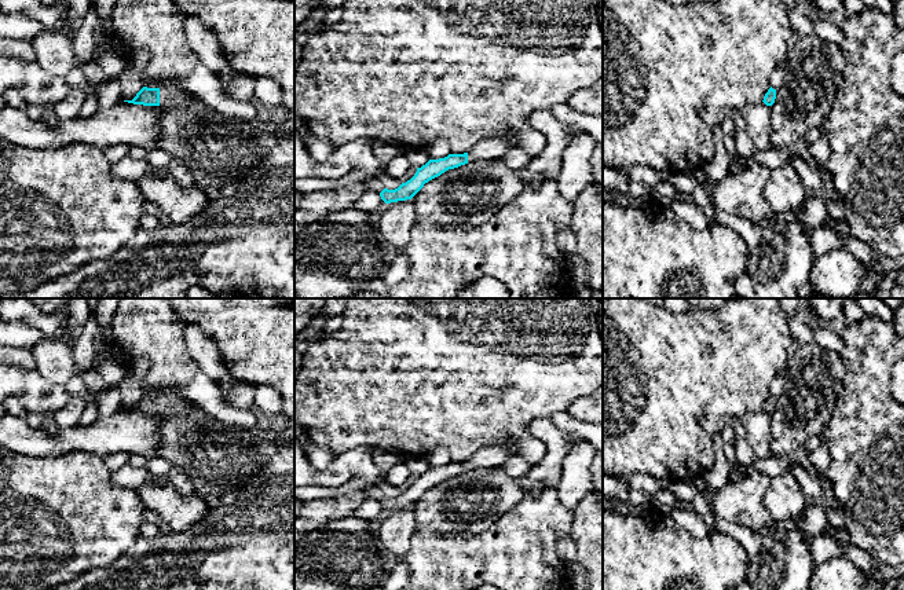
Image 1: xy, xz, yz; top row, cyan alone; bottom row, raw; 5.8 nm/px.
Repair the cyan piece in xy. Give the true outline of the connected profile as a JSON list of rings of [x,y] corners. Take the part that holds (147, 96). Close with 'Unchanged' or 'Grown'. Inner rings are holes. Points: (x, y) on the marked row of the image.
[[[165,85],[160,88],[143,87],[132,100],[124,100],[133,105],[177,107],[198,99],[194,94],[180,89],[176,85]]]. Grown

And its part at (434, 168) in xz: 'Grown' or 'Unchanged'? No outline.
Grown

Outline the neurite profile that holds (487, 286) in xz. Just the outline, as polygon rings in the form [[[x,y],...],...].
[[[487,275],[460,289],[455,298],[506,298],[506,289],[497,278]]]

